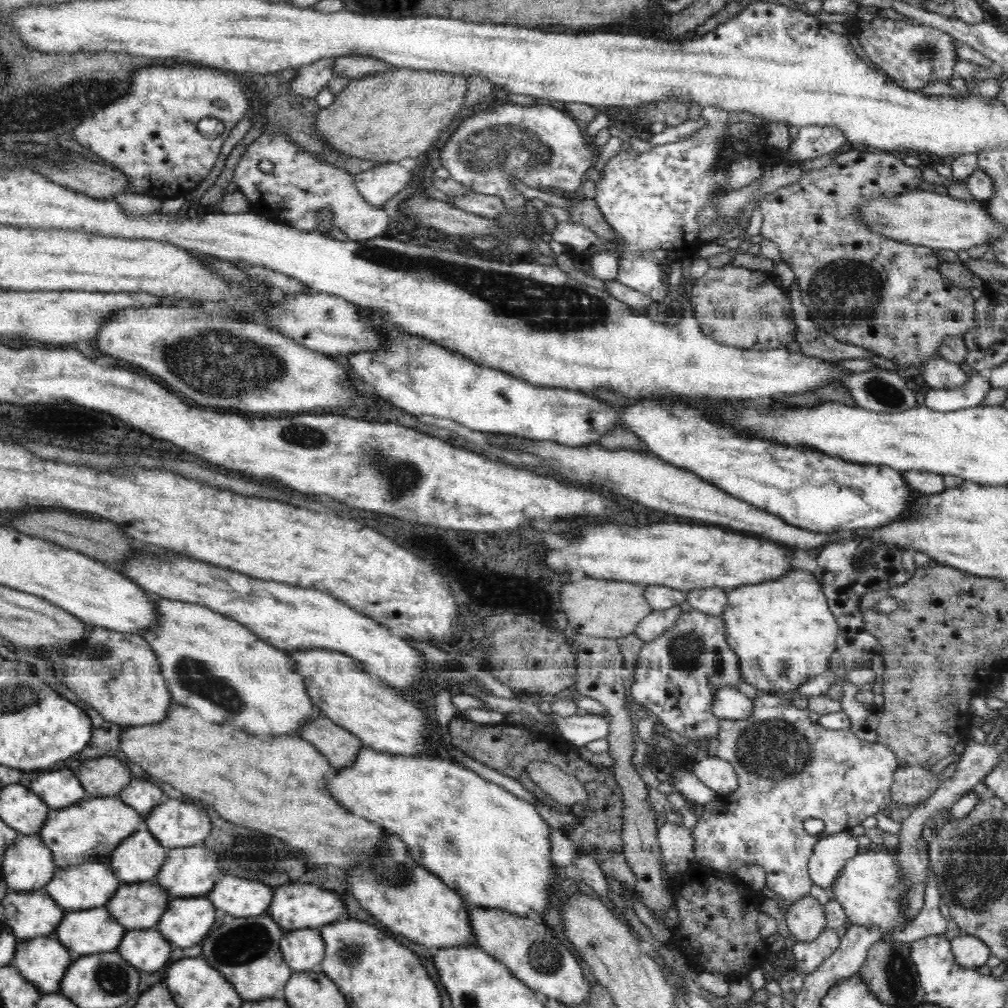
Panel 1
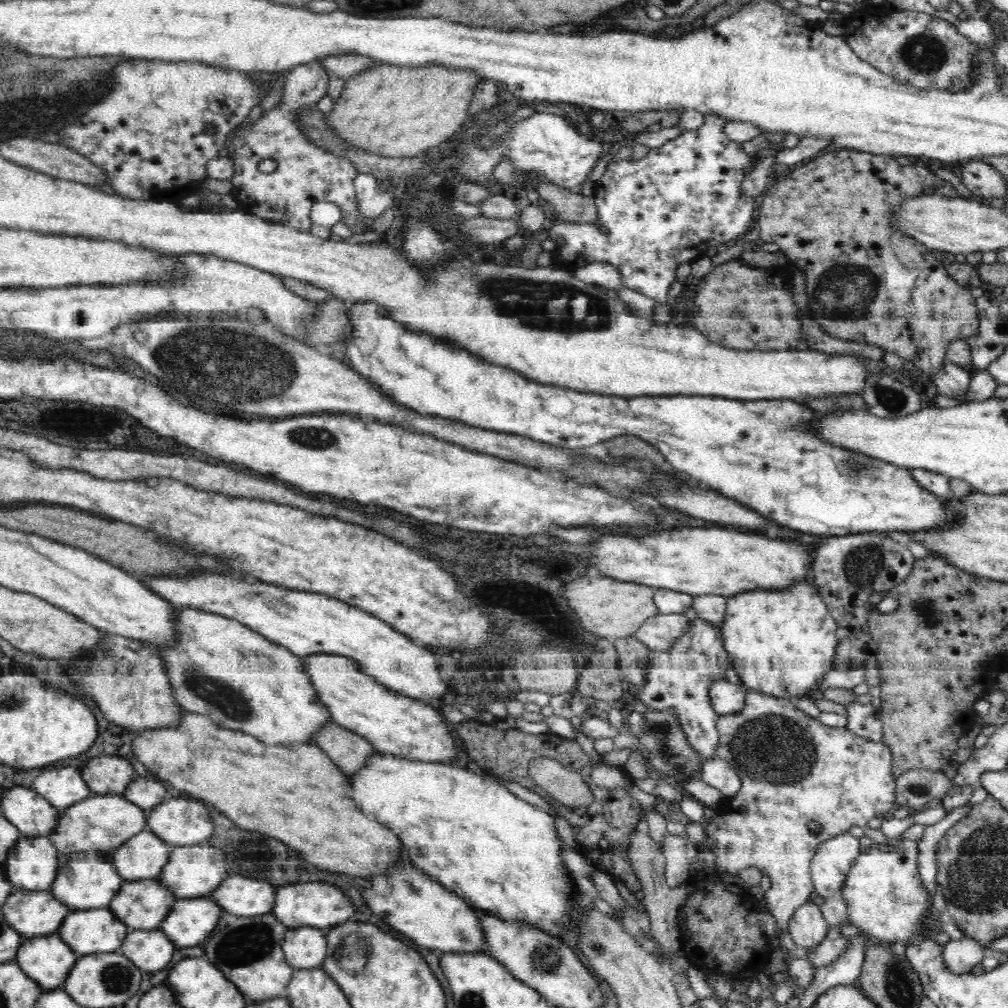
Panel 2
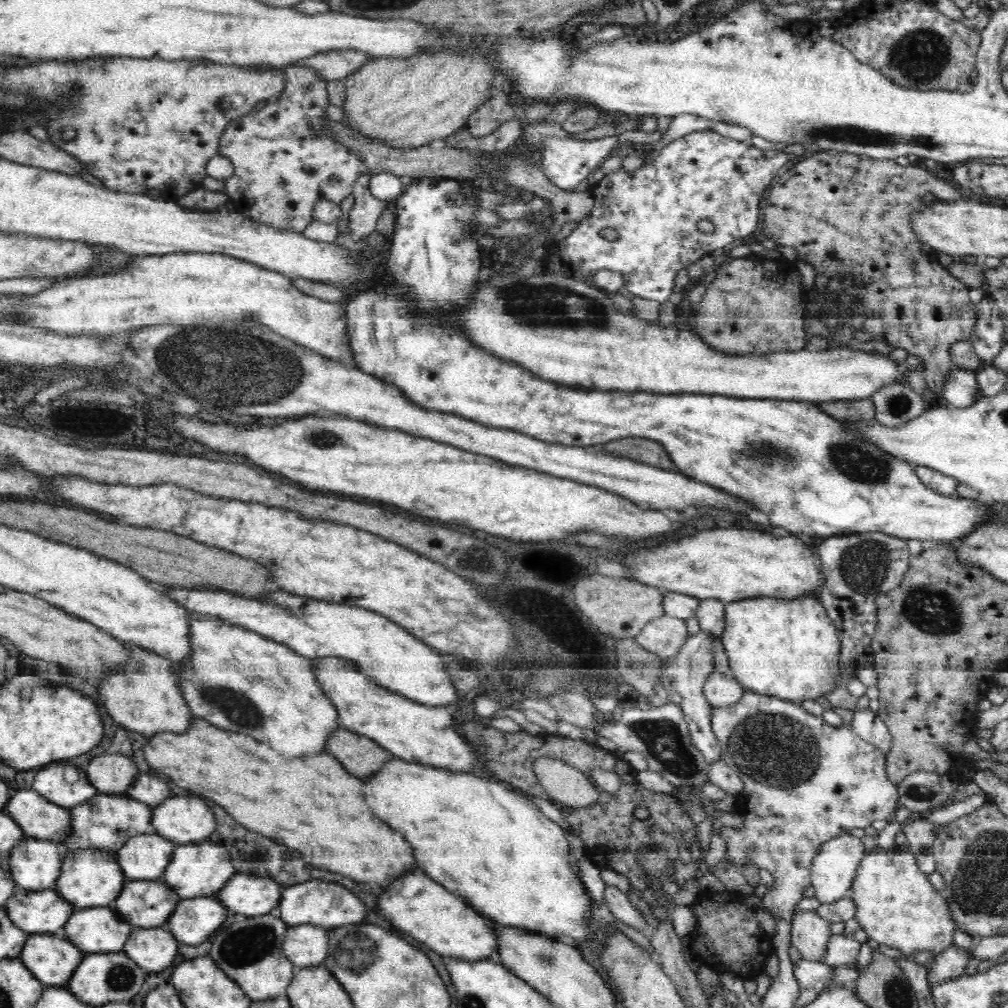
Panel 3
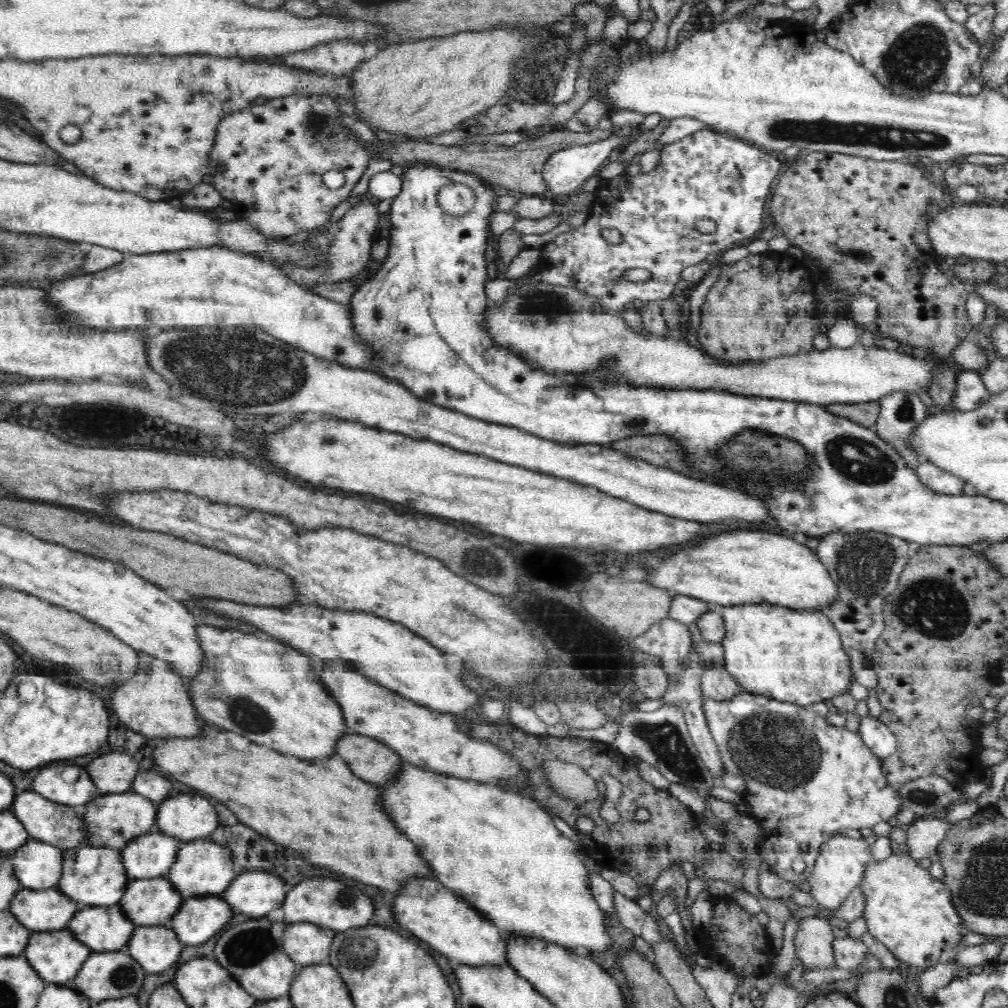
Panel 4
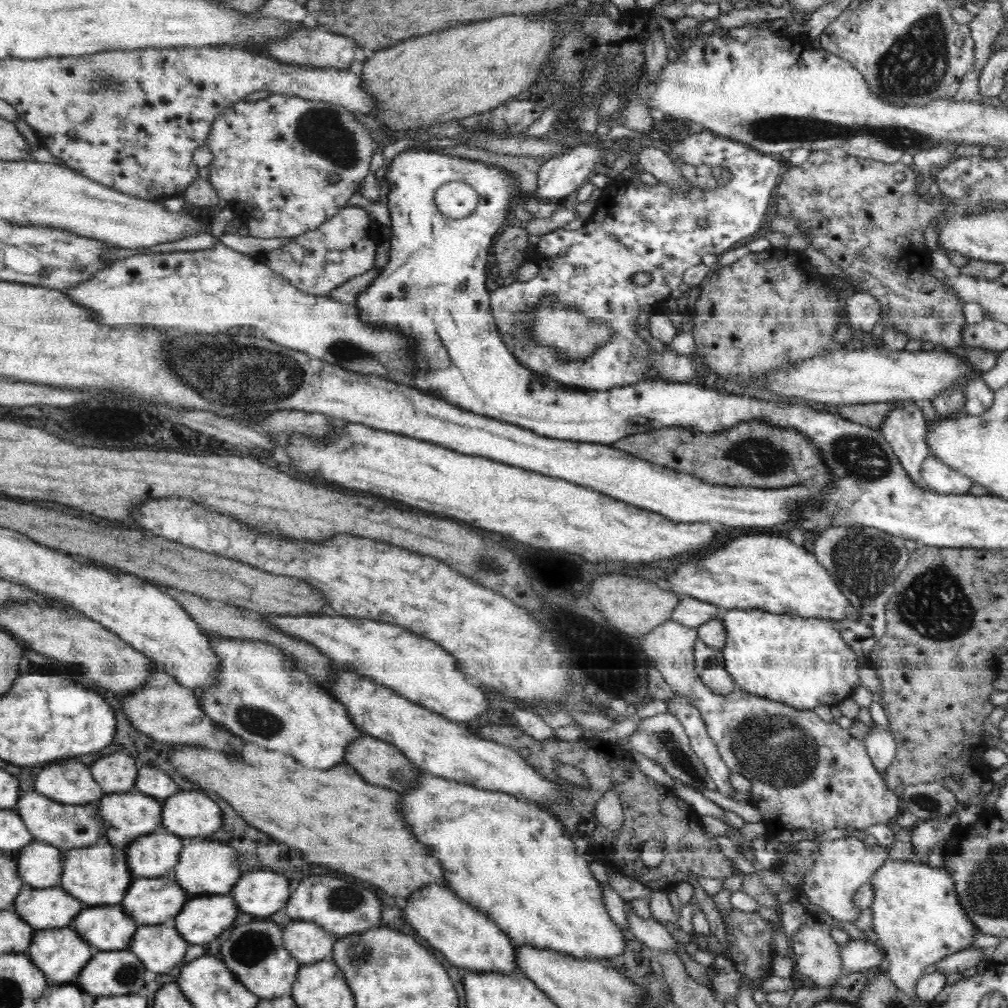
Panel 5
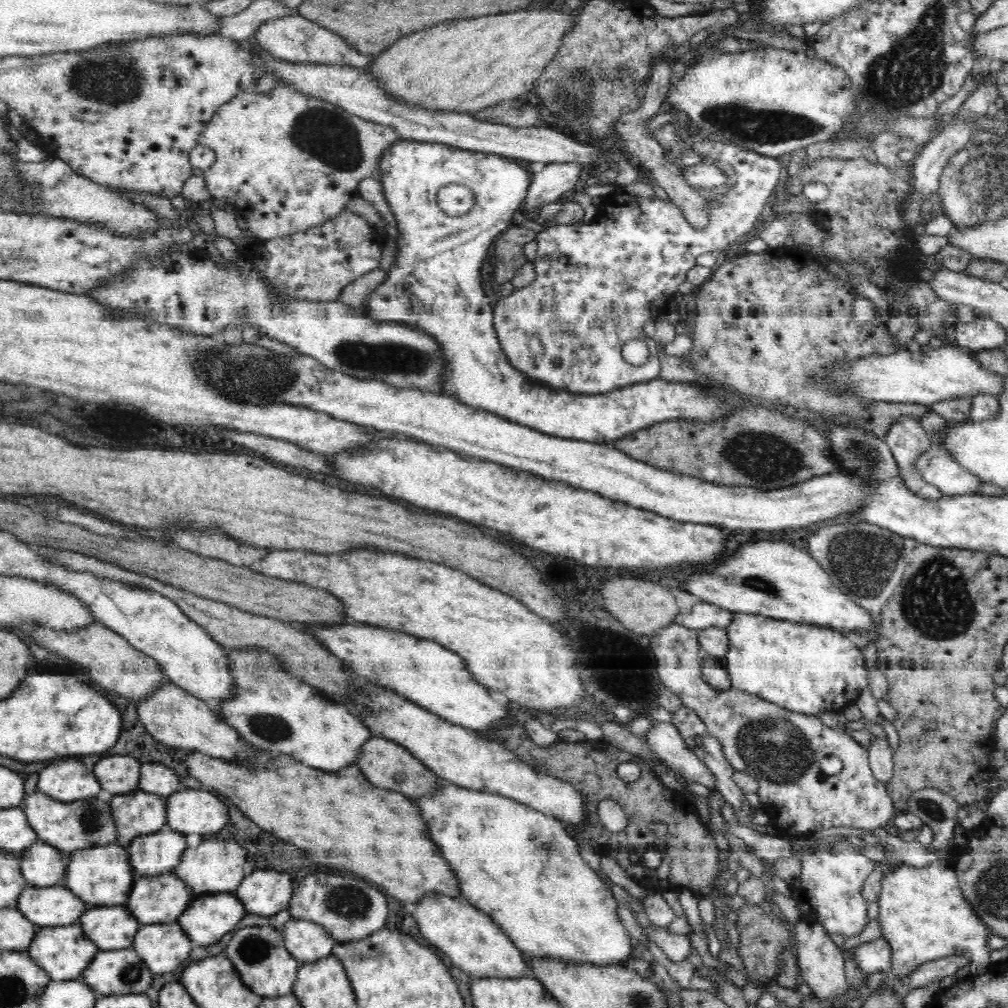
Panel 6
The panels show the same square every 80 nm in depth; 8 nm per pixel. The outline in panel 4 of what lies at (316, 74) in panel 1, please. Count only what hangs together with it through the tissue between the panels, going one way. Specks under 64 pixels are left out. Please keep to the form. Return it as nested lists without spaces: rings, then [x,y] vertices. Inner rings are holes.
[[[290,93],[277,102],[270,99],[266,104],[252,105],[228,115],[218,126],[210,154],[209,172],[215,188],[223,199],[232,202],[232,210],[240,220],[264,234],[291,236],[324,226],[335,207],[350,197],[371,160],[368,147],[364,147],[352,130],[342,123],[342,116],[344,113],[326,93]],[[328,170],[342,172],[344,185],[336,189],[326,187],[322,176]]]

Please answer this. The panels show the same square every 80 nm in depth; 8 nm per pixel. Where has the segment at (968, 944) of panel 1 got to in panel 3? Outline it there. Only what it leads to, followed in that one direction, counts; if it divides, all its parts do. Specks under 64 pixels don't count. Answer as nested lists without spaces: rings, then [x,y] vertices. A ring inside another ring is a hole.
[[[953,943],[942,954],[939,954],[927,973],[929,988],[940,982],[946,982],[950,978],[962,976],[964,967],[972,960],[970,951],[970,948],[960,948]]]

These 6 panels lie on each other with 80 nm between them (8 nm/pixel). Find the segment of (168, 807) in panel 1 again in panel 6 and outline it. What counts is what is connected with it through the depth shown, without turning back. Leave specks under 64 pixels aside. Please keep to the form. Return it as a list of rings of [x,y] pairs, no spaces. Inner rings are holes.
[[[184,790],[168,796],[165,824],[176,832],[212,834],[220,832],[228,820],[226,804],[206,790]]]

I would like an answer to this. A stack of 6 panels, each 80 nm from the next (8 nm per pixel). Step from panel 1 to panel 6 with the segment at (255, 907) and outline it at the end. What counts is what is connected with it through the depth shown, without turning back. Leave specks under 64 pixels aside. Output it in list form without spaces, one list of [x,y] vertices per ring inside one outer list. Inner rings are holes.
[[[256,870],[242,880],[234,895],[244,902],[248,913],[270,916],[289,910],[292,878],[276,870]]]

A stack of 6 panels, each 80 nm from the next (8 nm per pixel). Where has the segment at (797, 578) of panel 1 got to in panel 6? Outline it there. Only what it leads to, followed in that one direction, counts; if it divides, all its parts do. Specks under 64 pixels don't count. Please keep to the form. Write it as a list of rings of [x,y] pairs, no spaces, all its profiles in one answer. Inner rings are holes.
[[[734,611],[726,632],[729,642],[728,652],[725,653],[723,664],[727,668],[729,678],[731,679],[731,689],[737,689],[770,703],[778,704],[780,707],[791,712],[806,713],[816,717],[825,712],[840,714],[849,705],[856,704],[855,700],[858,699],[863,690],[869,689],[869,674],[866,663],[864,663],[862,651],[856,647],[852,638],[846,636],[846,634],[839,633],[835,629],[828,628],[827,625],[810,625],[798,621],[780,620],[778,617],[762,616],[759,613]]]

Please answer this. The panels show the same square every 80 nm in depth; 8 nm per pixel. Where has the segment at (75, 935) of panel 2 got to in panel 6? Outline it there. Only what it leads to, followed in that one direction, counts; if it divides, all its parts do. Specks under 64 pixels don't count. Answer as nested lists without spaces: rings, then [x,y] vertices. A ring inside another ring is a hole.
[[[124,906],[92,908],[80,918],[84,934],[102,950],[130,948],[138,932],[138,920]]]

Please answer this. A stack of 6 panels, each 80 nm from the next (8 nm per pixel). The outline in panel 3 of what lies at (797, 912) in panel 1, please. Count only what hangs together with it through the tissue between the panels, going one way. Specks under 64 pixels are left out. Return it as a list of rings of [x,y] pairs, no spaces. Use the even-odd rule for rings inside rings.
[[[814,910],[796,912],[793,916],[791,946],[802,954],[802,959],[823,963],[830,936],[830,923]]]

